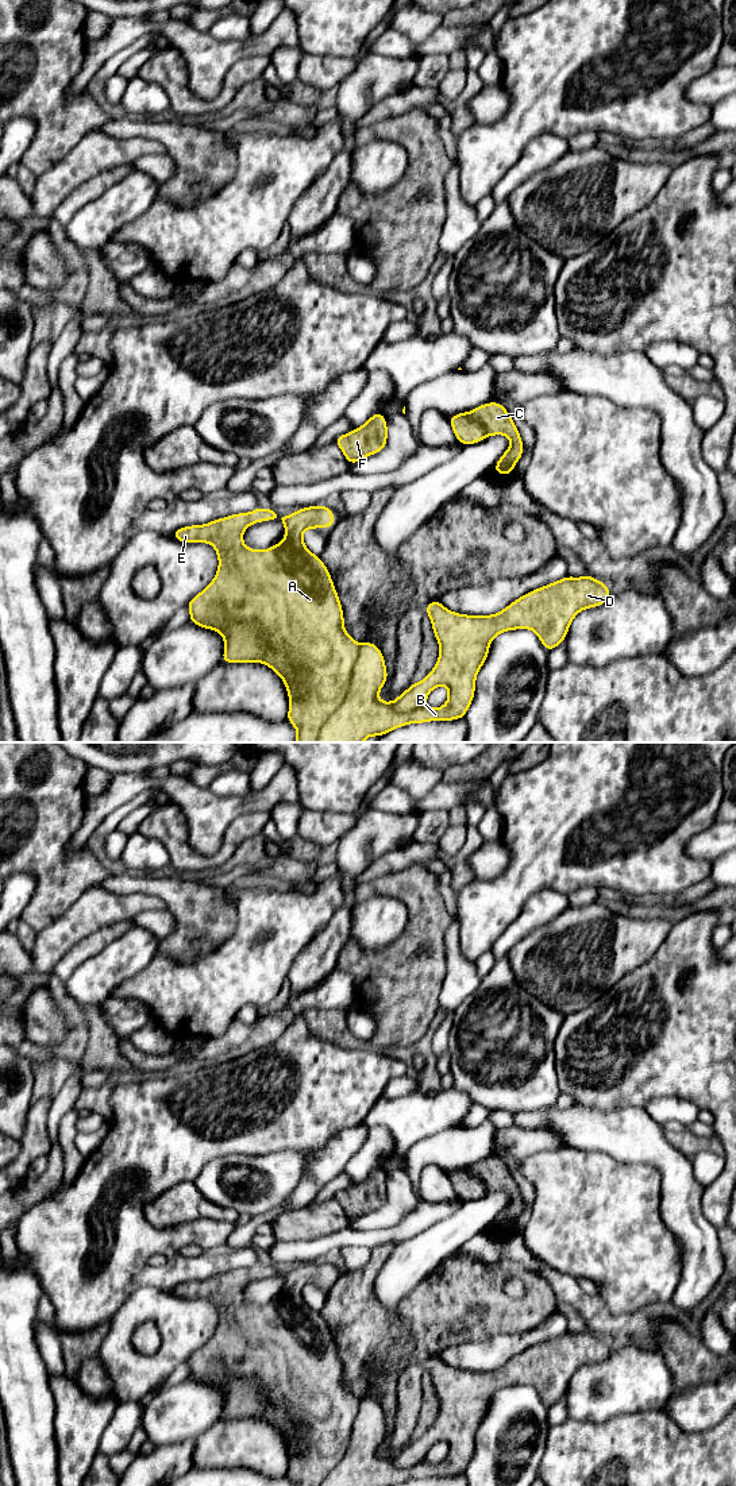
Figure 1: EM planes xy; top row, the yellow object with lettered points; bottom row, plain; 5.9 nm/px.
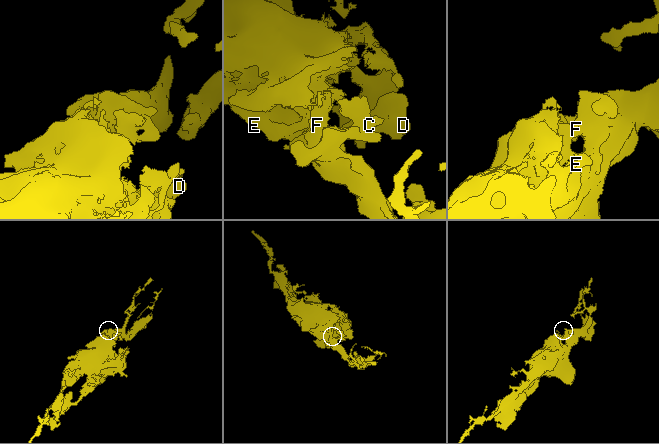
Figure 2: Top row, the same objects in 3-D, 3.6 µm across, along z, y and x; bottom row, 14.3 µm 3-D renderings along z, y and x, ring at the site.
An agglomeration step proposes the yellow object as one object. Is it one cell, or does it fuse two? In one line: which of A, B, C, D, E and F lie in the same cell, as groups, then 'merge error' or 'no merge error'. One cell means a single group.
A B D E / C F | merge error

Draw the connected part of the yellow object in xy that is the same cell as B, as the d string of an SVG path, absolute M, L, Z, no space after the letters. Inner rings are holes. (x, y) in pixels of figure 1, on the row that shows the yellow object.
M323 505L303 507L290 516L278 516L271 507L257 507L248 513L236 513L204 525L184 526L172 533L172 537L178 541L207 543L216 549L217 572L212 582L188 602L189 622L204 629L216 630L224 637L221 663L262 663L284 680L289 696L286 719L297 729L294 742L363 742L370 736L379 737L411 723L465 718L474 699L478 671L488 660L489 646L496 636L506 630L531 629L537 634L546 651L550 652L566 640L570 624L581 610L601 606L610 598L609 587L598 579L590 575L581 578L567 575L560 580L527 593L492 615L459 614L444 607L439 599L432 601L424 609L431 618L432 630L440 646L439 659L421 682L412 683L396 700L382 702L378 692L388 682L385 657L375 644L370 641L358 644L343 628L343 607L332 578L320 556L313 555L301 537L307 529L332 528L334 525L334 510ZM270 520L284 522L284 540L265 551L247 548L243 544L244 529L253 524ZM438 686L448 688L447 702L439 709L429 709L425 706L427 696Z

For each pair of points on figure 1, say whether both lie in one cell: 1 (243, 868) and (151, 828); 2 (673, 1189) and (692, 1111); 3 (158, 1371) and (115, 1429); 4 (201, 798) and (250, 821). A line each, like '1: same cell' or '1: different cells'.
1: different cells
2: different cells
3: different cells
4: different cells

